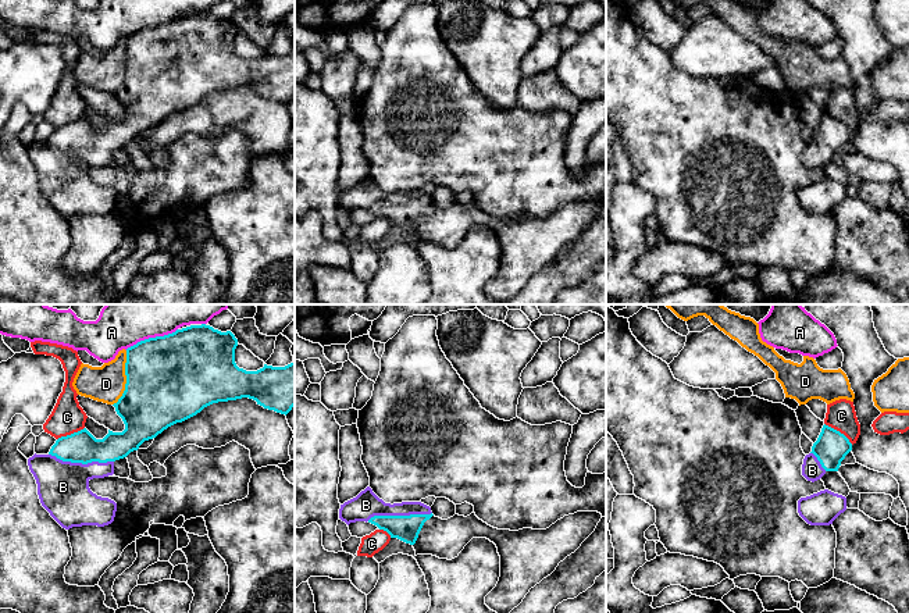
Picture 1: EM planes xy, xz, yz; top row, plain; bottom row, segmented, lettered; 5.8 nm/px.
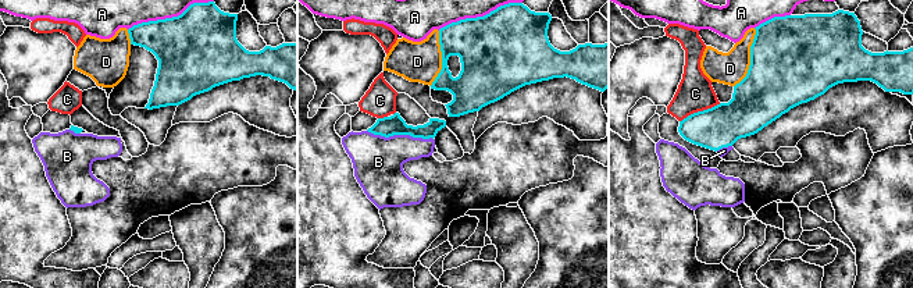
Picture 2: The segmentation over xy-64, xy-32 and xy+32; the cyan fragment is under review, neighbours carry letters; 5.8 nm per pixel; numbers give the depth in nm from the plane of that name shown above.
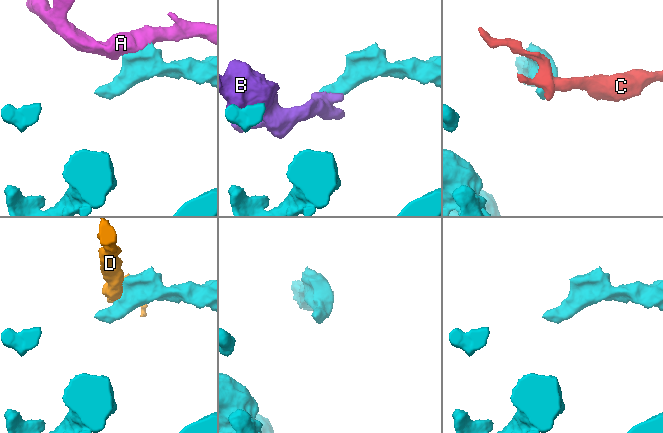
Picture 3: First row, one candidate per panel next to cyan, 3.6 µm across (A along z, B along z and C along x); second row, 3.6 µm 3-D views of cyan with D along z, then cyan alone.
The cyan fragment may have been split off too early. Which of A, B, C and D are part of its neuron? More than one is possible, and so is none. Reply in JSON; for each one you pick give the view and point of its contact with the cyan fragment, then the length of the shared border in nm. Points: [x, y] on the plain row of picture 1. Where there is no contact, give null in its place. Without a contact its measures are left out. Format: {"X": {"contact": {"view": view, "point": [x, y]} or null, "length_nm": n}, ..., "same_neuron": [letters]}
{"B": {"contact": {"view": "xy", "point": [81, 150]}, "length_nm": 380}, "same_neuron": ["B"]}

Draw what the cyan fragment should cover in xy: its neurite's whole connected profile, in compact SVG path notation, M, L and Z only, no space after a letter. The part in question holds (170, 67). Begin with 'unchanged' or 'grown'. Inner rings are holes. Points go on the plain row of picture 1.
grown | M190 14L177 18L164 25L149 26L126 38L125 64L126 72L122 85L113 95L122 107L125 118L108 122L103 128L96 128L86 117L56 129L47 143L33 143L28 147L28 154L38 172L38 183L42 195L65 218L82 214L104 215L114 210L117 192L108 186L93 182L89 170L114 163L114 150L126 146L131 140L149 128L156 126L168 115L182 111L204 96L218 92L249 86L264 97L288 103L295 95L295 50L285 56L264 53L257 60L246 60L235 51L235 38L238 28L231 19L221 21L210 14Z

